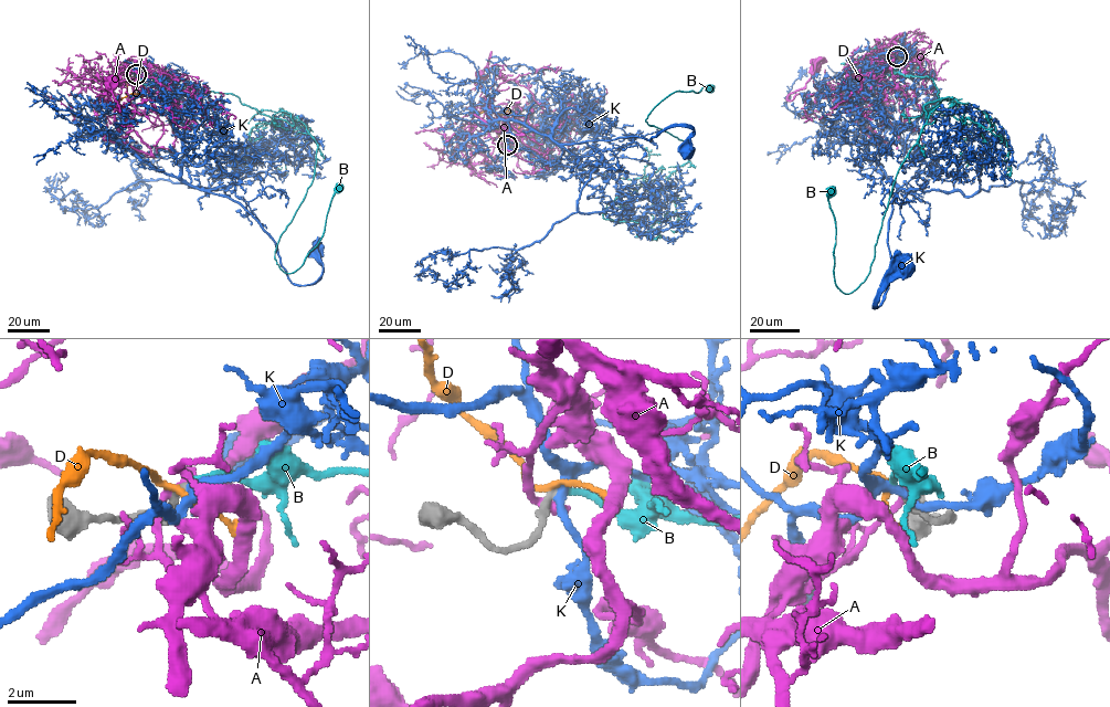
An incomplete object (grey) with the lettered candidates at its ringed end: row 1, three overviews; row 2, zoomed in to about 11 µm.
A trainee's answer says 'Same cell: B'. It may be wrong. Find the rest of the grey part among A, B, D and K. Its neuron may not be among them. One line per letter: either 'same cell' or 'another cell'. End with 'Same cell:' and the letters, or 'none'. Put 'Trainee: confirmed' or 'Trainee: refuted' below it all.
A: another cell
B: same cell
D: another cell
K: another cell
Same cell: B
Trainee: confirmed

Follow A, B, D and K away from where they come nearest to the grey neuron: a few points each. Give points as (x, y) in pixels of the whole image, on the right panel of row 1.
A: (898, 56), (886, 67), (858, 71), (837, 97), (803, 93), (790, 101), (788, 96), (805, 85), (815, 67)
B: (897, 56), (888, 75), (957, 102), (930, 114), (848, 294), (831, 192)
D: (897, 56), (891, 54), (874, 72), (857, 80), (875, 80), (876, 71)
K: (897, 56), (898, 73), (864, 126), (866, 154), (896, 188), (888, 286), (876, 307), (906, 265)

